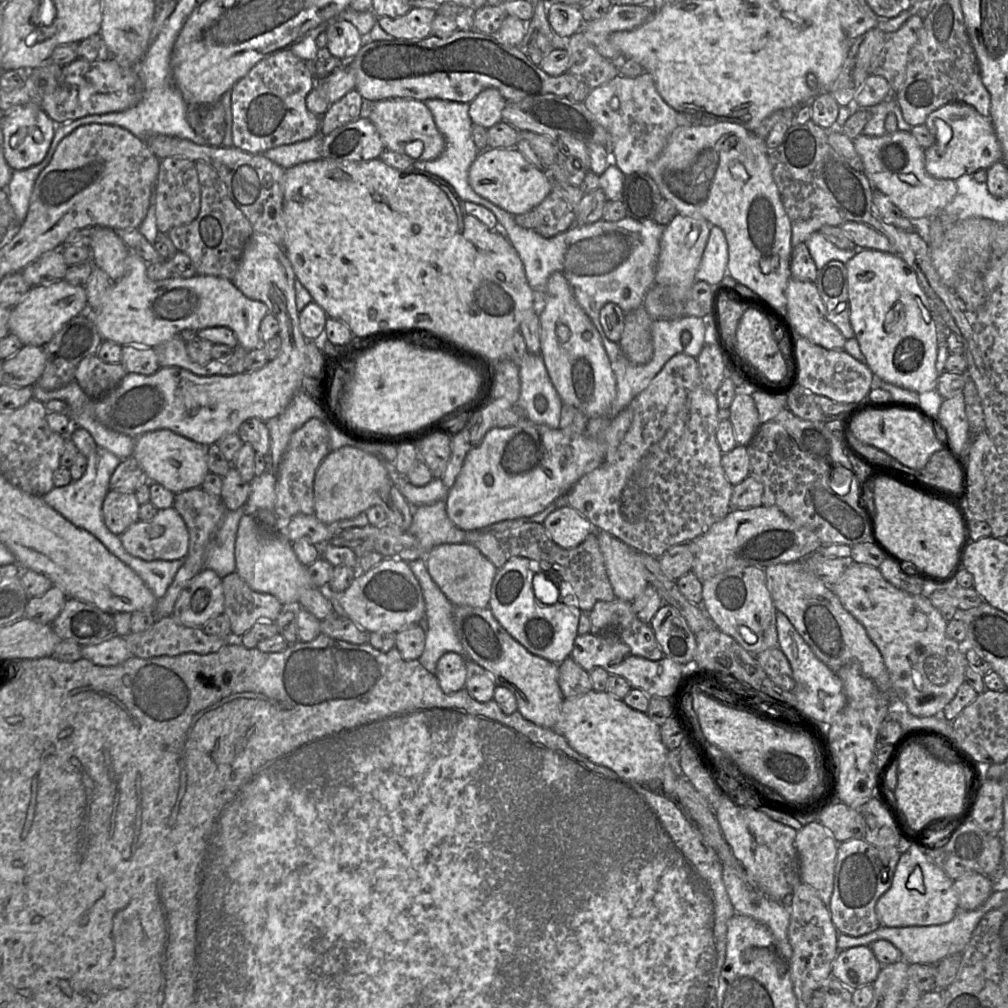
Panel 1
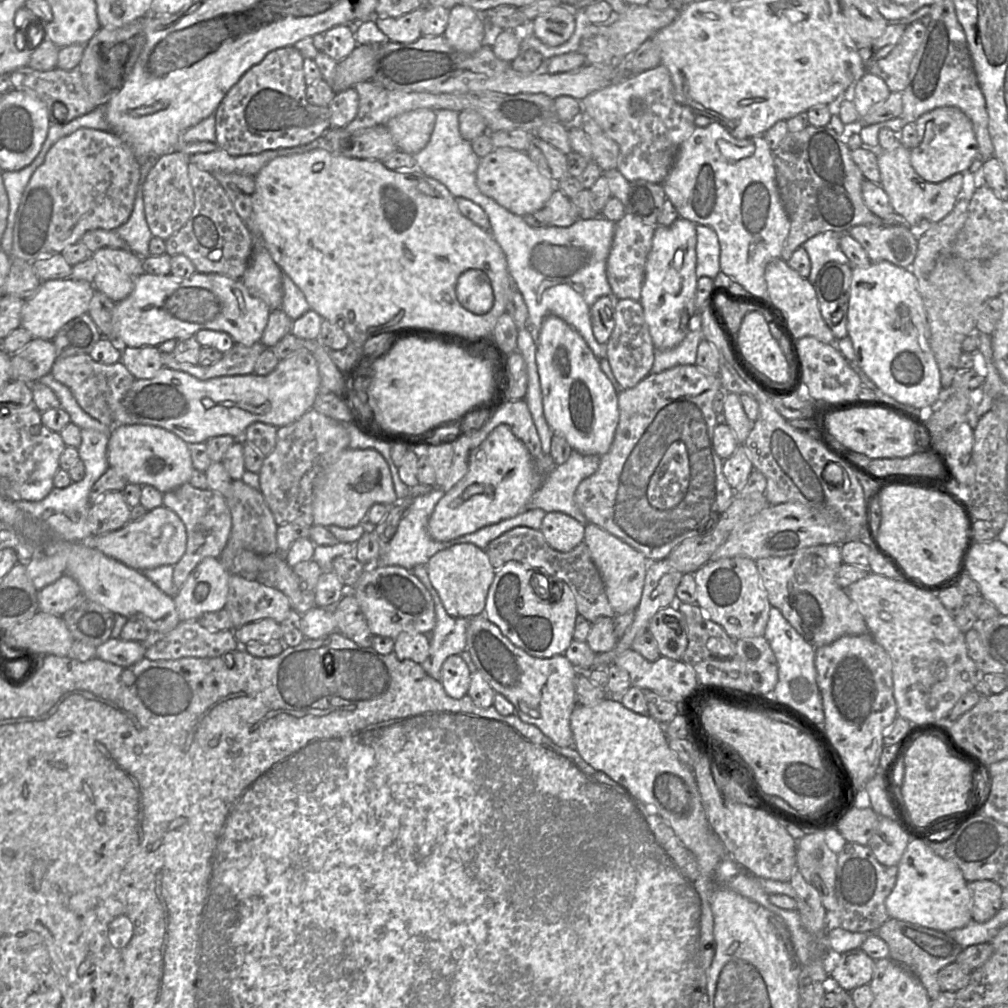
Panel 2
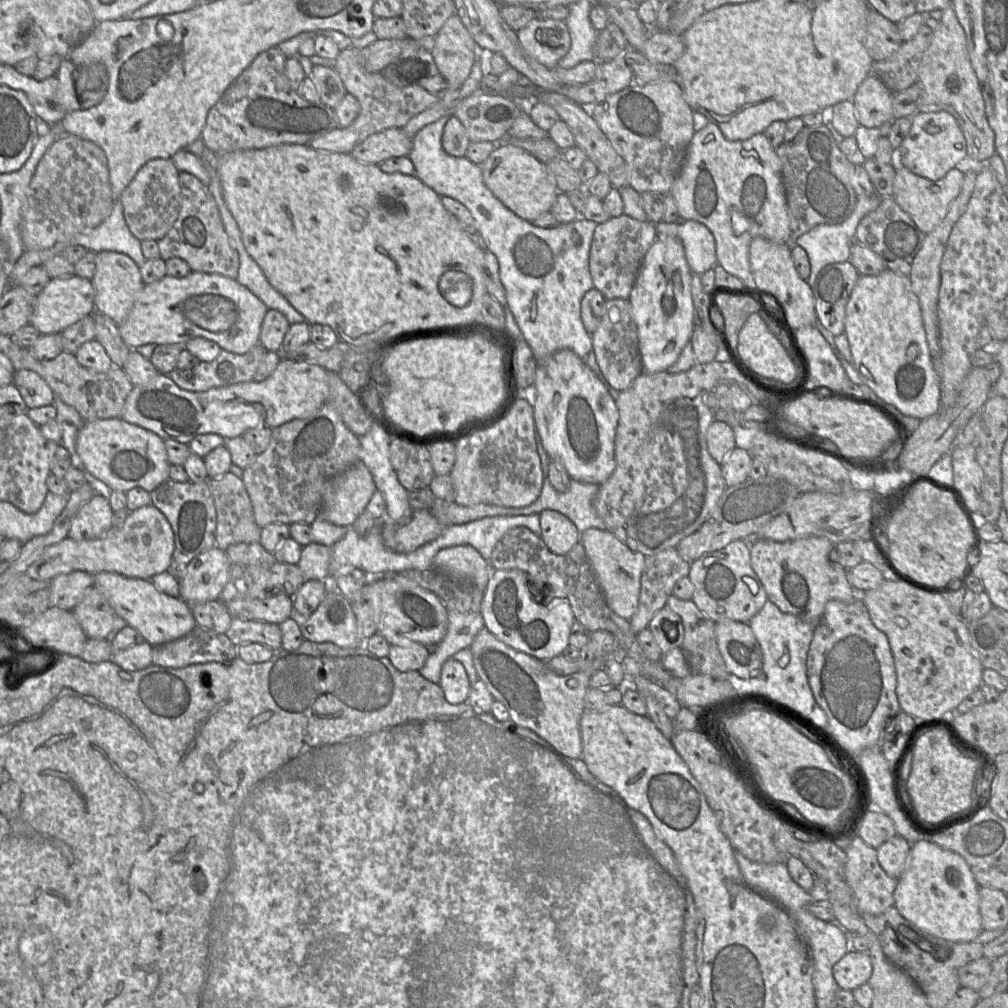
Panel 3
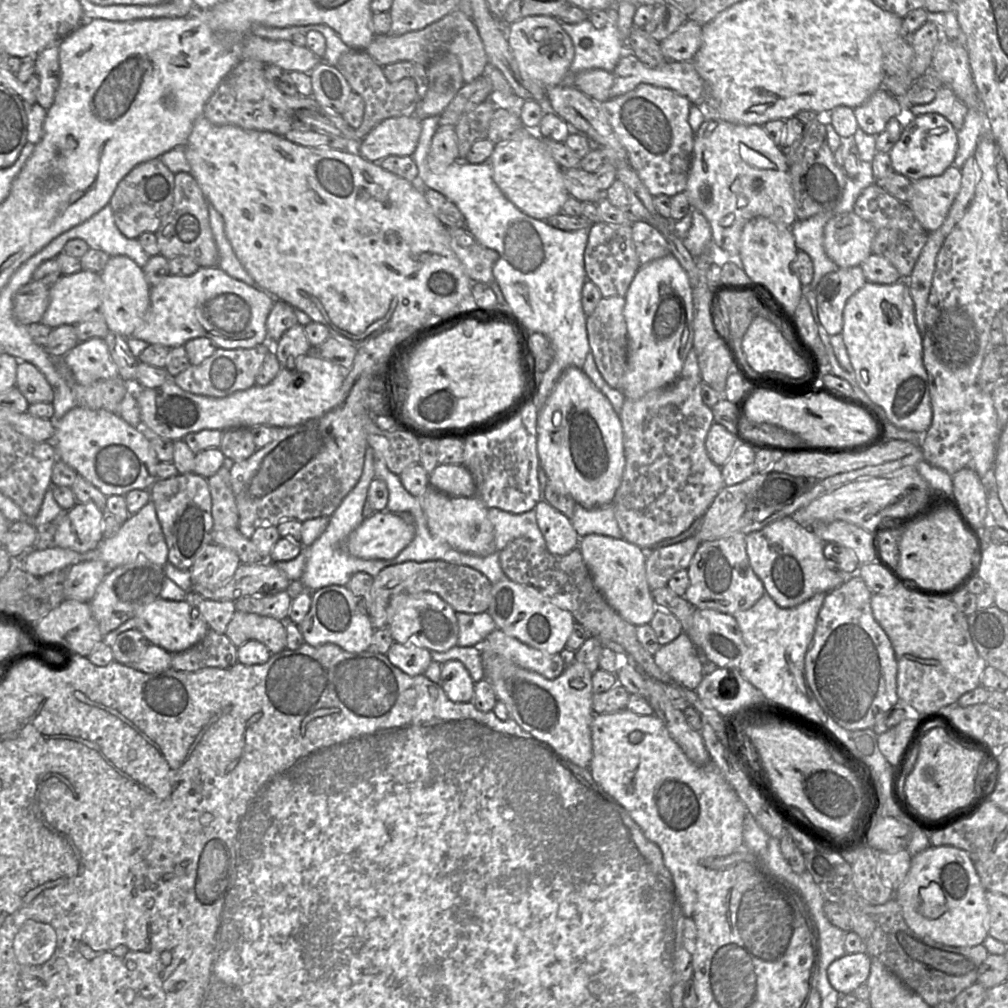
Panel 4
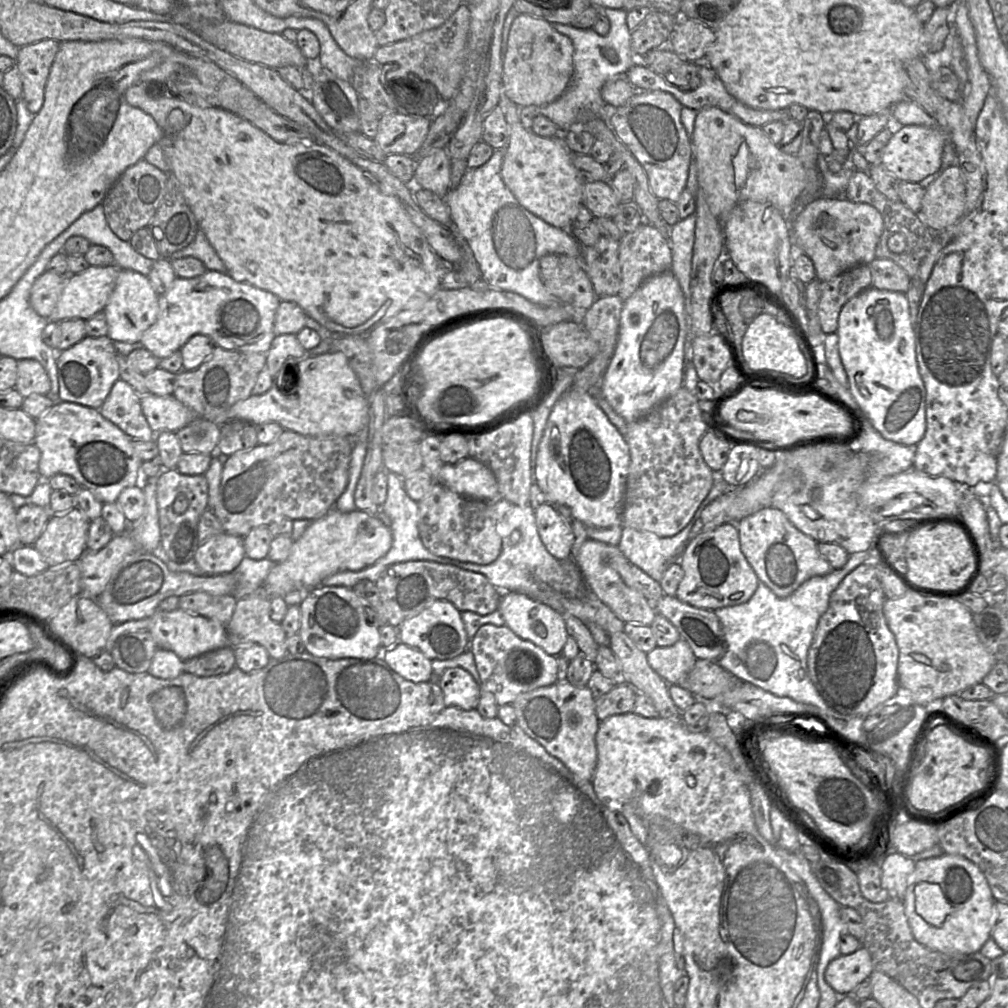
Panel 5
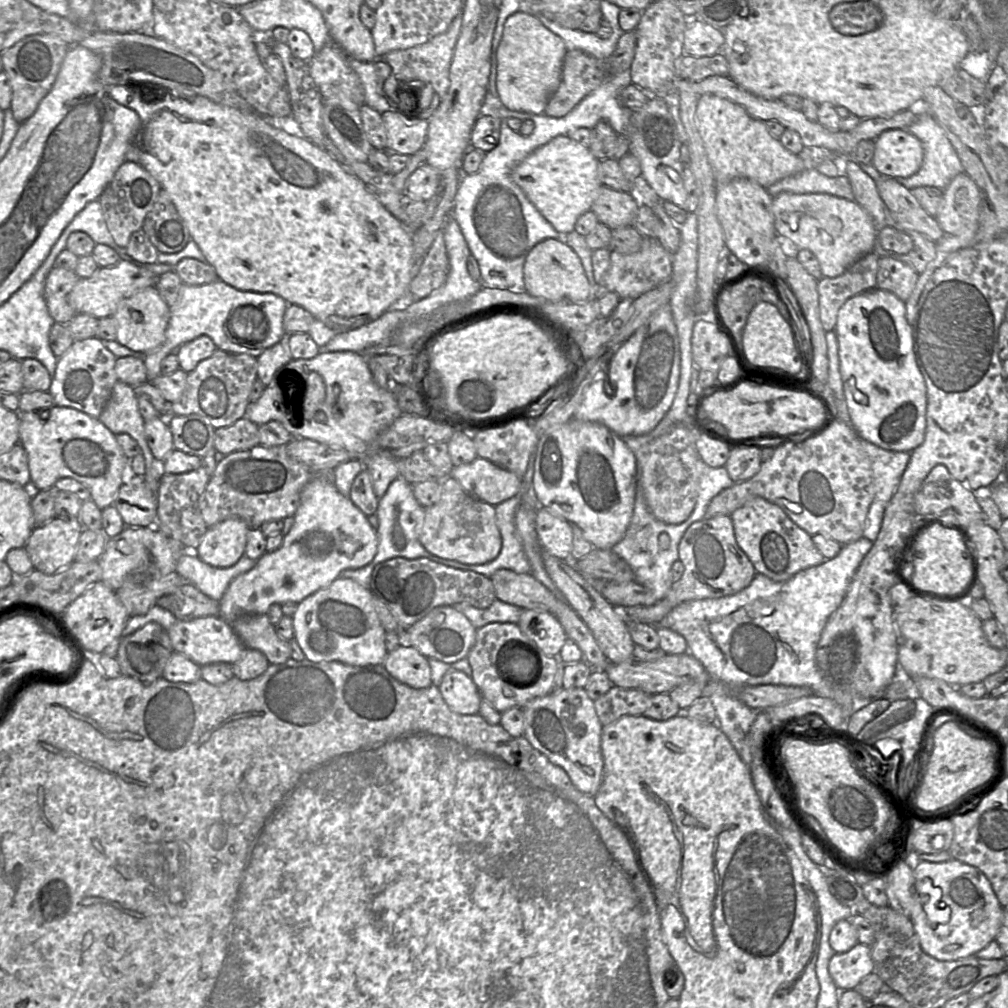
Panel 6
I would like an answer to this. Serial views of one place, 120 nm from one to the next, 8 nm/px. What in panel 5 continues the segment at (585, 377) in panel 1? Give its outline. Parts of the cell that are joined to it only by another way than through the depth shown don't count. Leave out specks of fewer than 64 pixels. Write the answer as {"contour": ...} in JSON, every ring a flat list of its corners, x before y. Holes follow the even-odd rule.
{"contour":[[569,389,566,391,553,406,548,418,543,436,538,444,536,456,536,466,534,468,534,482,537,483,544,494,545,502,554,505,565,505,569,507,573,515,580,520,586,527,608,528,622,523,622,508,626,488,626,480,630,466,630,451,625,438,619,433,617,428,609,421,607,415,599,407,595,397,590,392,577,392]]}

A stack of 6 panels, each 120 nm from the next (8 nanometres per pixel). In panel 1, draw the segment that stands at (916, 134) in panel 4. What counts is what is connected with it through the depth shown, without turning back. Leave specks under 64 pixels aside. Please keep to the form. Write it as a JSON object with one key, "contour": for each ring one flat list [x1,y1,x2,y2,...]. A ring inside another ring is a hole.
{"contour":[[960,102,945,104,933,111,924,125,935,137,934,144,924,149,925,170,934,178,956,180,1002,161,1002,149,990,118,982,116,970,105]]}

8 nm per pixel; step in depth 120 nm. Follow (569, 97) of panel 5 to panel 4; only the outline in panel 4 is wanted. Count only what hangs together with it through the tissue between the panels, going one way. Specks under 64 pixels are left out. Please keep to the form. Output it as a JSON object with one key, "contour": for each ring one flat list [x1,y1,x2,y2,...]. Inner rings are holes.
{"contour":[[615,6,606,10,607,21,602,29,596,29,589,18,576,24,561,23,561,27,569,35,574,46,574,58,568,73,561,84,574,85,575,76,587,69,599,68,612,72,620,57,626,52,626,44,620,38,617,27,618,14]]}

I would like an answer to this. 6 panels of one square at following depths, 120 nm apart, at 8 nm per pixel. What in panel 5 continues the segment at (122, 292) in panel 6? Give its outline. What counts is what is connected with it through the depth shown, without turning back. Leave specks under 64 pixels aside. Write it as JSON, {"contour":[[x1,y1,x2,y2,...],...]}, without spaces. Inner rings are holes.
{"contour":[[116,264,89,266,85,271,68,275,49,321,87,320,102,312,115,285,121,268]]}

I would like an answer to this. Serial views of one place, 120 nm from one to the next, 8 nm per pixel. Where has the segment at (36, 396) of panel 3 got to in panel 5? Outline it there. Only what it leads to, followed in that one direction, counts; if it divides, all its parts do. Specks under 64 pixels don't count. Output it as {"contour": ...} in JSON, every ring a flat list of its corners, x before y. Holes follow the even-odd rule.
{"contour":[[34,359,17,362,17,381,15,389,23,398,31,394,48,395,51,382,44,367]]}

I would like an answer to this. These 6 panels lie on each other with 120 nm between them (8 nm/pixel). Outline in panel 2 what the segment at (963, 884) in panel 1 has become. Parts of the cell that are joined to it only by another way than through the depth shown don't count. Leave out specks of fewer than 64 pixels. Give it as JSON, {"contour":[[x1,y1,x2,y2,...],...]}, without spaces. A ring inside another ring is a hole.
{"contour":[[990,880,968,882,972,897,972,920,984,923,1002,908,1002,887]]}

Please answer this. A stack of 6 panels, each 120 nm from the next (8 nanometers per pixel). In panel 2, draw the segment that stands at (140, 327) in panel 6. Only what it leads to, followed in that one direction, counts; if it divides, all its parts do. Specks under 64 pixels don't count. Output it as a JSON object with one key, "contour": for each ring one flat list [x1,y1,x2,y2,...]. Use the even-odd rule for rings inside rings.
{"contour":[[101,248,91,256,97,265,92,285,95,290,105,294,114,303,123,300,132,292,136,278,143,273,142,258,129,249]]}

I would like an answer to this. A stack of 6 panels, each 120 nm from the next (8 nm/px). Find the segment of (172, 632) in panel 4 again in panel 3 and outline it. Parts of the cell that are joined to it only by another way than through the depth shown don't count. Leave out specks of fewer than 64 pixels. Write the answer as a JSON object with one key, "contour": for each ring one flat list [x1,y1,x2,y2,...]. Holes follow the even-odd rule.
{"contour":[[100,572,94,575,93,586,102,592,116,614,125,619,153,647,178,639,197,626,190,605,180,597,159,591,151,580]]}

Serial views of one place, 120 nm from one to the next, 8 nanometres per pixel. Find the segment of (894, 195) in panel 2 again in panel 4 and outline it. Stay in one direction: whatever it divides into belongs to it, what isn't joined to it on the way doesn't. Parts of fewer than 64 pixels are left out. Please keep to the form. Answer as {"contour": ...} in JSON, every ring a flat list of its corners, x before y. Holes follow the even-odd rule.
{"contour":[[953,165,939,176,912,181,908,205,927,232,943,224,960,187,961,169]]}

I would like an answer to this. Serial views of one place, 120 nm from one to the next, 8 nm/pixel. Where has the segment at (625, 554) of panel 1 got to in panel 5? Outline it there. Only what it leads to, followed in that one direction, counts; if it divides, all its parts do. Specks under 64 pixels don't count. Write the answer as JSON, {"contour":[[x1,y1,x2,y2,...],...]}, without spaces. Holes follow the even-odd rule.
{"contour":[[588,538,581,546,574,560,579,566,586,585,612,612,624,623,636,623,651,626,657,612,651,603,638,590,624,583,619,574,608,565,608,557,612,553,622,553,617,546]]}

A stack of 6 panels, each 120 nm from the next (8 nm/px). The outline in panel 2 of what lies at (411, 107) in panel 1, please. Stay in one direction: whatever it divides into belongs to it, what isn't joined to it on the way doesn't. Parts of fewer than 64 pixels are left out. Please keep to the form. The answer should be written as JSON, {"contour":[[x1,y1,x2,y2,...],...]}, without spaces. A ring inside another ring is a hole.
{"contour":[[423,108,400,114,385,126,389,129,398,150,415,155,428,144,435,119,434,110]]}

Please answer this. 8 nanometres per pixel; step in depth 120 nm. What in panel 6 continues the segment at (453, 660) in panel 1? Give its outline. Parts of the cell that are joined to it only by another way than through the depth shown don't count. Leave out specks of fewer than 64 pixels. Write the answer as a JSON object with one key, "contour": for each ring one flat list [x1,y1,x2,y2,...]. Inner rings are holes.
{"contour":[[448,670,442,678,439,690,452,711,468,715,479,713,482,697,472,678,464,672]]}

